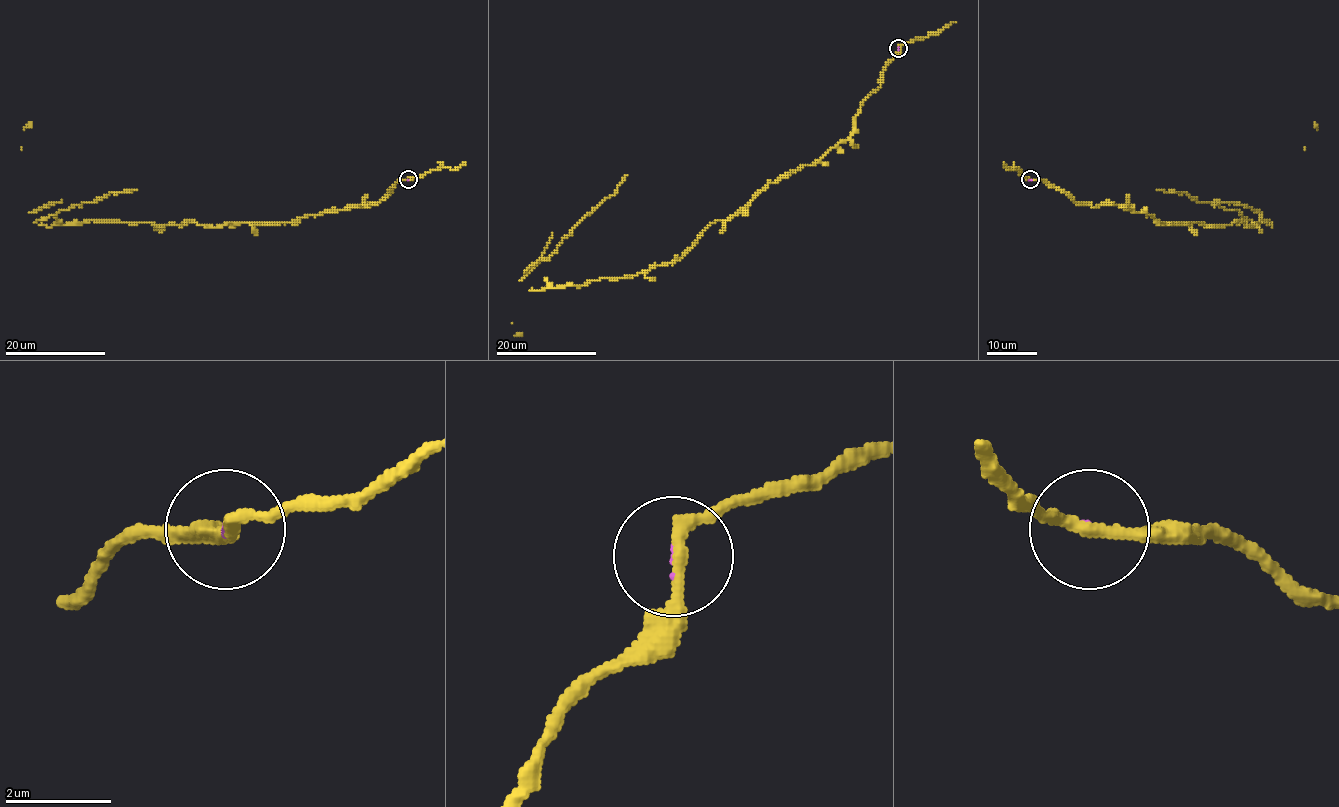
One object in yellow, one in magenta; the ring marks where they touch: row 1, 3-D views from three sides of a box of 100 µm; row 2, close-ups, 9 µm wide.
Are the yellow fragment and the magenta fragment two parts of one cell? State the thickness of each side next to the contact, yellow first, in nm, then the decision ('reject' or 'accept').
240 nm thick on the yellow side, 60 nm on the other; reject

